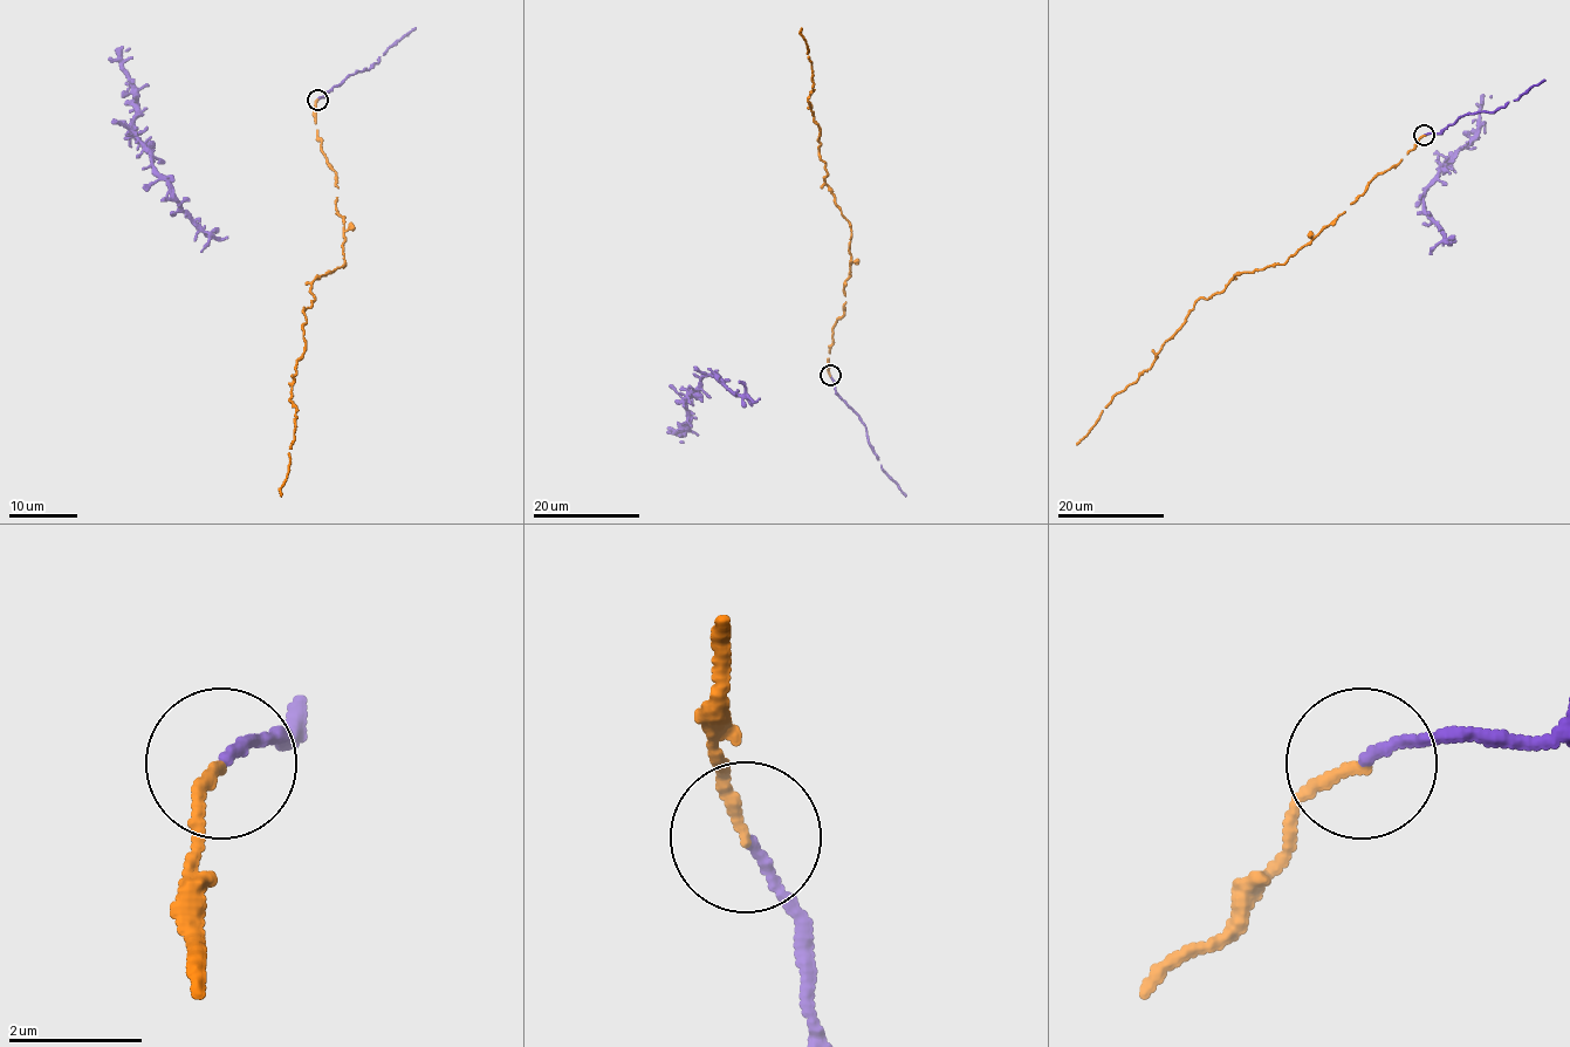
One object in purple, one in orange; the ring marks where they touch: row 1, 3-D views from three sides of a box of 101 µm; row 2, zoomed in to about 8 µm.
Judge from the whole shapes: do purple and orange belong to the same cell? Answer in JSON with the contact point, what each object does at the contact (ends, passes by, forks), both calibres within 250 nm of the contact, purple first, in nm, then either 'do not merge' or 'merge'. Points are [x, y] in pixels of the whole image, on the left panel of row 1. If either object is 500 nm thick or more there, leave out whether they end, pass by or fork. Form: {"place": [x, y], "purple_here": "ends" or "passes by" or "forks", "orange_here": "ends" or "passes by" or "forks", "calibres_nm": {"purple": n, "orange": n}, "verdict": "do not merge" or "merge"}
{"place": [317, 100], "purple_here": "ends", "orange_here": "ends", "calibres_nm": {"purple": 130, "orange": 150}, "verdict": "merge"}

